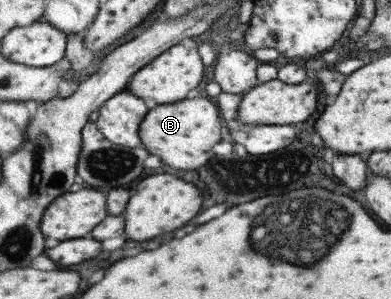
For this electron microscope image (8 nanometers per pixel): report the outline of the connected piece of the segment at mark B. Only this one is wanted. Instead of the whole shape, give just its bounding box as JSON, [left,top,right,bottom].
[140,94,221,169]

